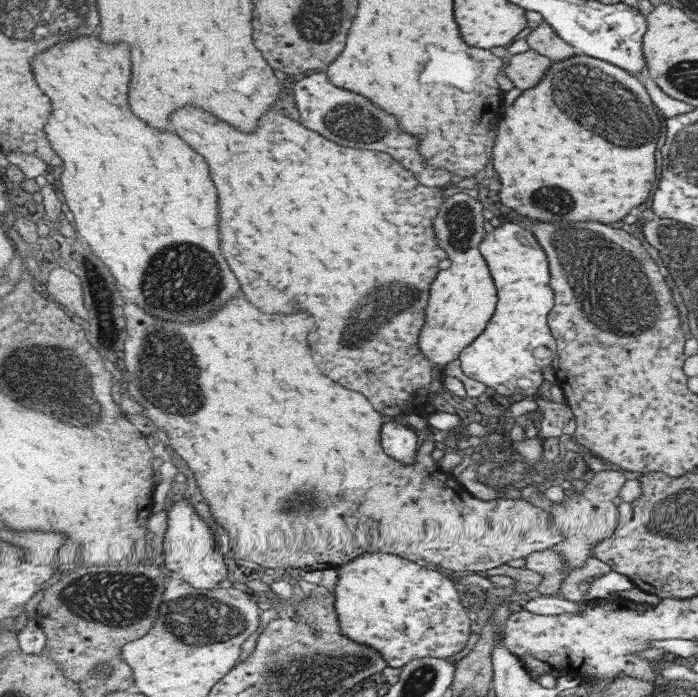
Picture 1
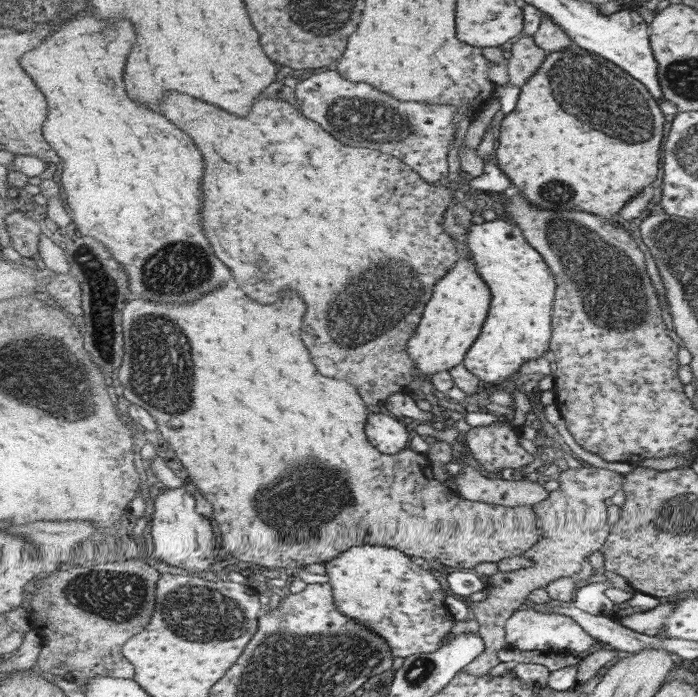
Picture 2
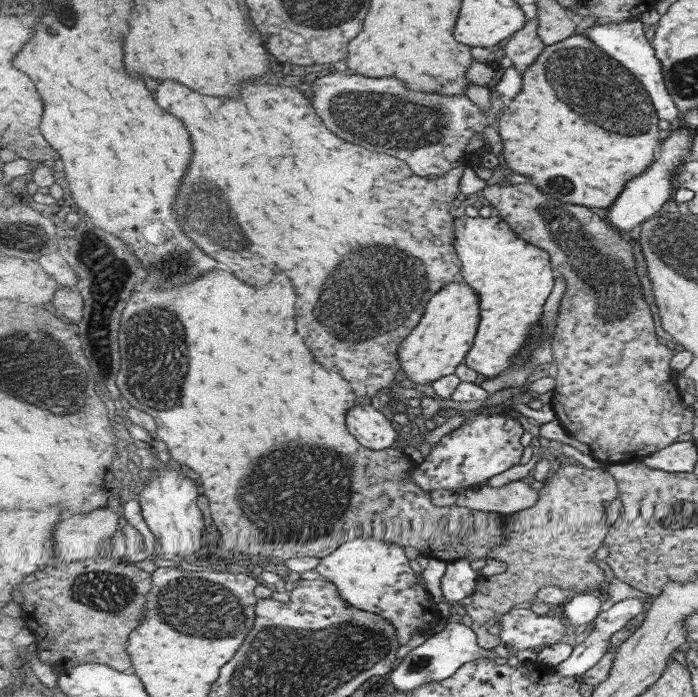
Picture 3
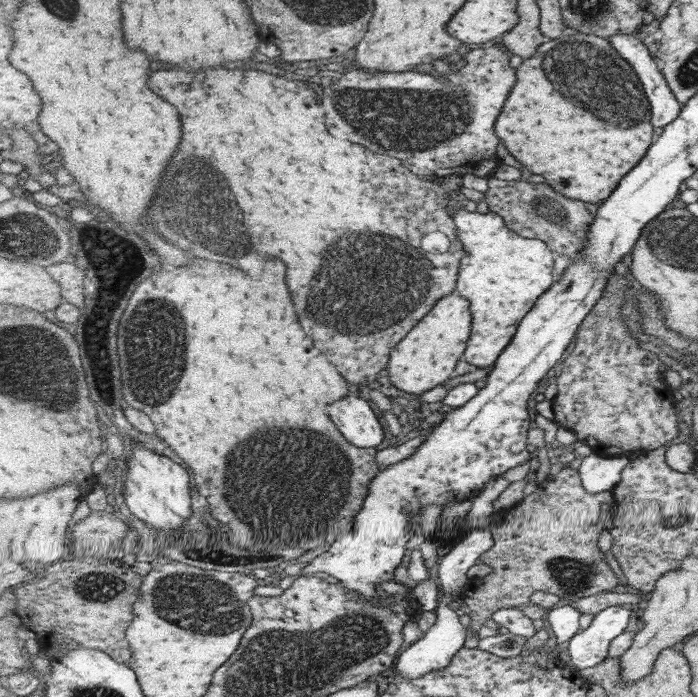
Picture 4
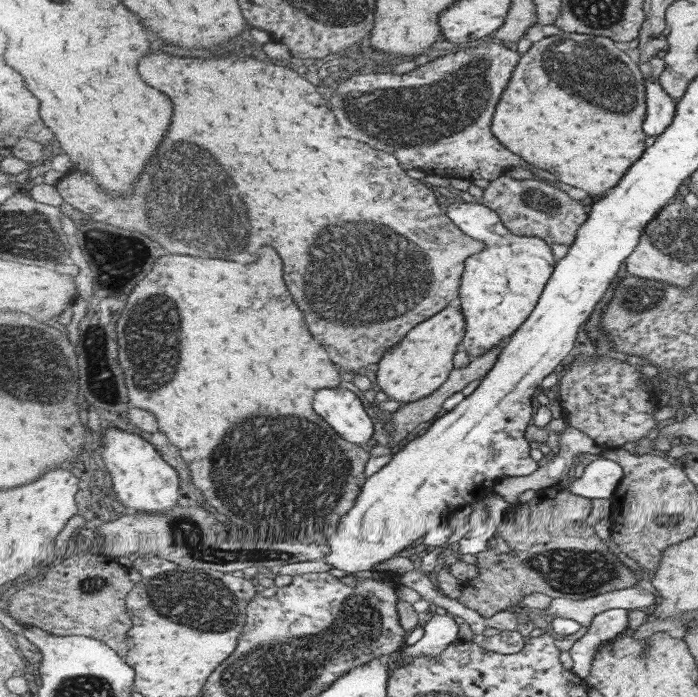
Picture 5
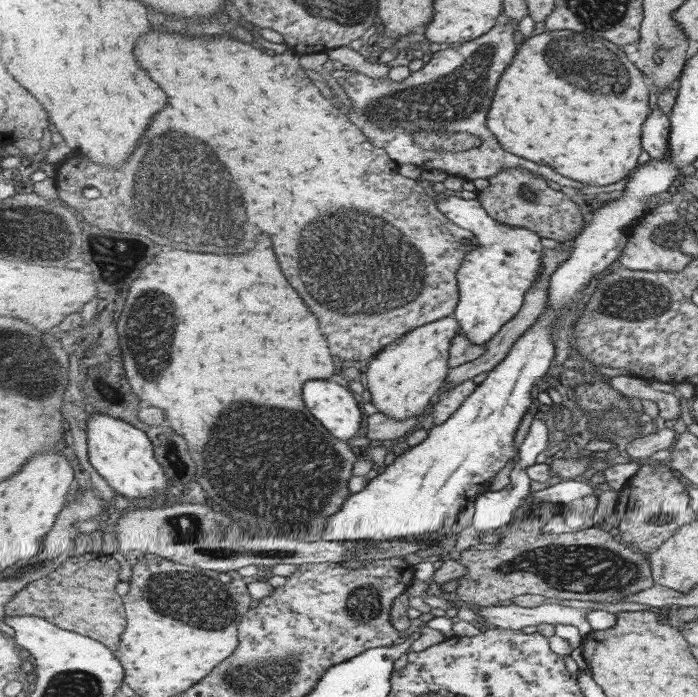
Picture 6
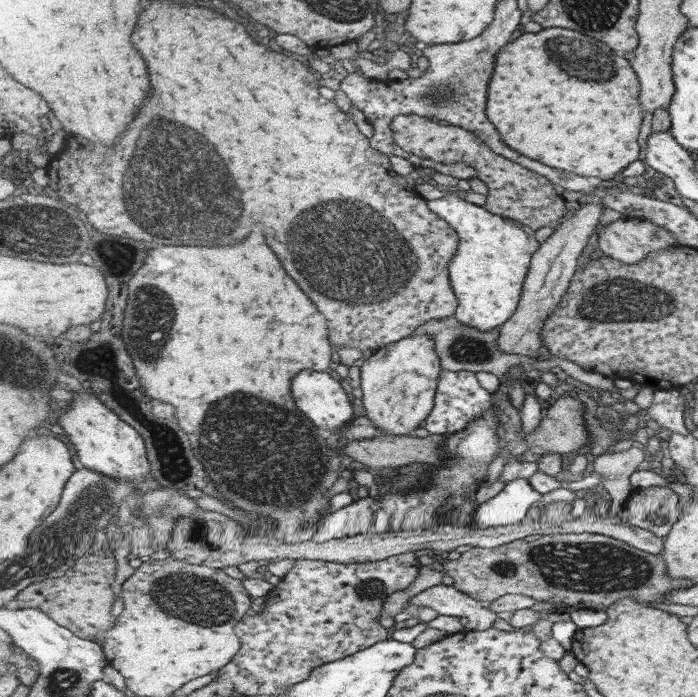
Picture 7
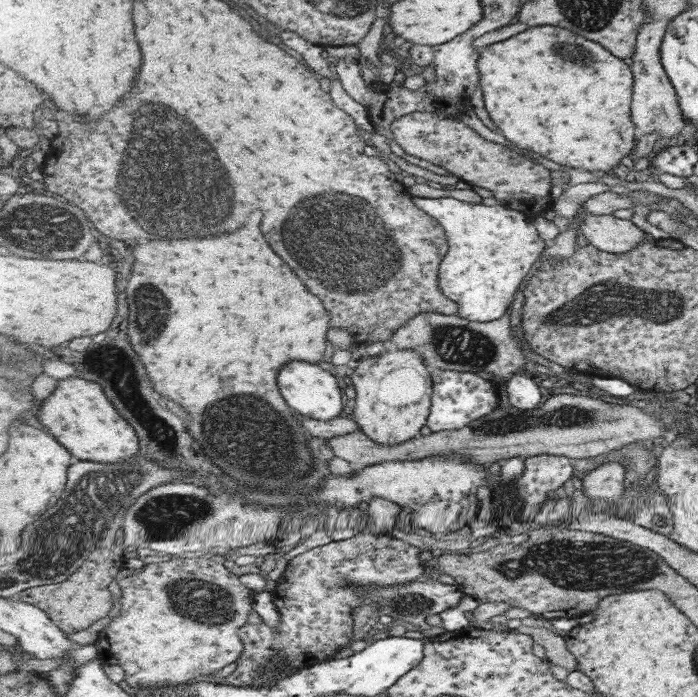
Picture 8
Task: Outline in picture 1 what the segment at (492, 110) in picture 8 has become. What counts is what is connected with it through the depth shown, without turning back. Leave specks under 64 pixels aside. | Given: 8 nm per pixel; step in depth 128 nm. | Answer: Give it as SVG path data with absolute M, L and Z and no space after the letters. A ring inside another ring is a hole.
M581 52L567 60L554 62L541 83L523 91L507 107L503 124L499 124L499 136L494 146L495 164L492 162L497 170L495 173L503 182L503 190L500 188L494 194L498 204L505 204L505 208L511 206L527 218L547 220L551 224L591 220L613 224L624 220L633 208L649 198L649 192L657 182L655 152L661 130L659 117L657 108L639 78L626 69L619 68L619 65L601 62ZM597 118L601 118L607 126L597 126ZM587 128L591 128L593 132ZM595 132L599 132L601 136ZM603 136L607 136L607 140L615 140L615 144L623 144L629 148L613 146ZM647 140L651 142L647 144Z

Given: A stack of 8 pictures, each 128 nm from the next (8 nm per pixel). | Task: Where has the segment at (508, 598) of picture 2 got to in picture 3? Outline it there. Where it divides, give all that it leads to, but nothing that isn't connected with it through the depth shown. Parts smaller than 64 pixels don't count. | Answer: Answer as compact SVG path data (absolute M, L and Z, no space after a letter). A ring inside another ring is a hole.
M559 465L545 481L540 495L540 502L531 508L503 513L507 540L487 557L507 561L509 568L502 575L479 577L472 603L462 610L474 621L505 616L517 604L533 602L543 588L551 585L577 594L604 590L609 579L595 564L595 552L610 533L611 526L605 524L605 502L620 498L618 480L606 468Z

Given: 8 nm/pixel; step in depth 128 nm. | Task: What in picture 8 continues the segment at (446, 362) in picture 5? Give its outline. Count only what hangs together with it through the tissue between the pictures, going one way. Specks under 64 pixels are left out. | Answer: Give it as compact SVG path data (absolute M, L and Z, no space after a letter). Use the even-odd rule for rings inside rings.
M390 345L381 356L363 358L354 370L352 381L356 397L351 415L368 438L384 446L394 446L420 436L434 406L434 378L421 353Z

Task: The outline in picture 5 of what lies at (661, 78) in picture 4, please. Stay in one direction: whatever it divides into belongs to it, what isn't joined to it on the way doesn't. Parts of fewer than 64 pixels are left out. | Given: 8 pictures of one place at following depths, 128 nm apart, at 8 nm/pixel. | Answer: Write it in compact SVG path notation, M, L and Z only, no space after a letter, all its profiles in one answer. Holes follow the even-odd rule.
M651 73L647 74L647 105L648 113L643 128L646 129L647 136L658 137L674 122L678 104L667 93L667 89L660 82L651 81Z

